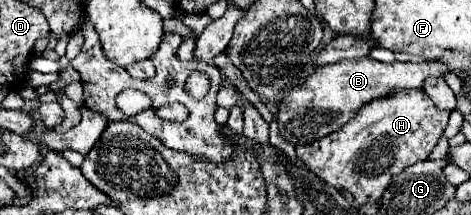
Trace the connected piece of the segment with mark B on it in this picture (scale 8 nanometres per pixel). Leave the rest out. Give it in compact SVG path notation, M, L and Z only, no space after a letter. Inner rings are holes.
M369 56L321 66L303 84L287 90L287 98L279 104L279 136L295 146L311 144L339 130L363 104L389 94L393 88L421 88L427 76L443 76L445 72L449 72L449 68L441 62L383 64Z

